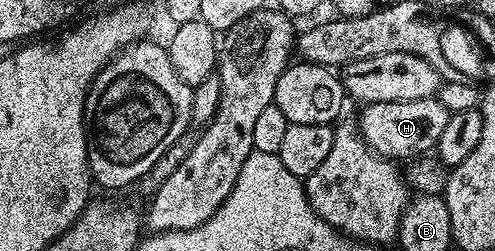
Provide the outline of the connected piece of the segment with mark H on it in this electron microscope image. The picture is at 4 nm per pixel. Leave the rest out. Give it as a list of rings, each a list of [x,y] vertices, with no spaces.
[[[438,96],[417,99],[409,103],[373,103],[363,105],[363,114],[357,117],[359,135],[364,143],[383,157],[400,159],[414,158],[416,155],[427,155],[434,150],[437,139],[441,139],[441,131],[445,131],[445,123],[449,123],[451,114],[439,102]]]

